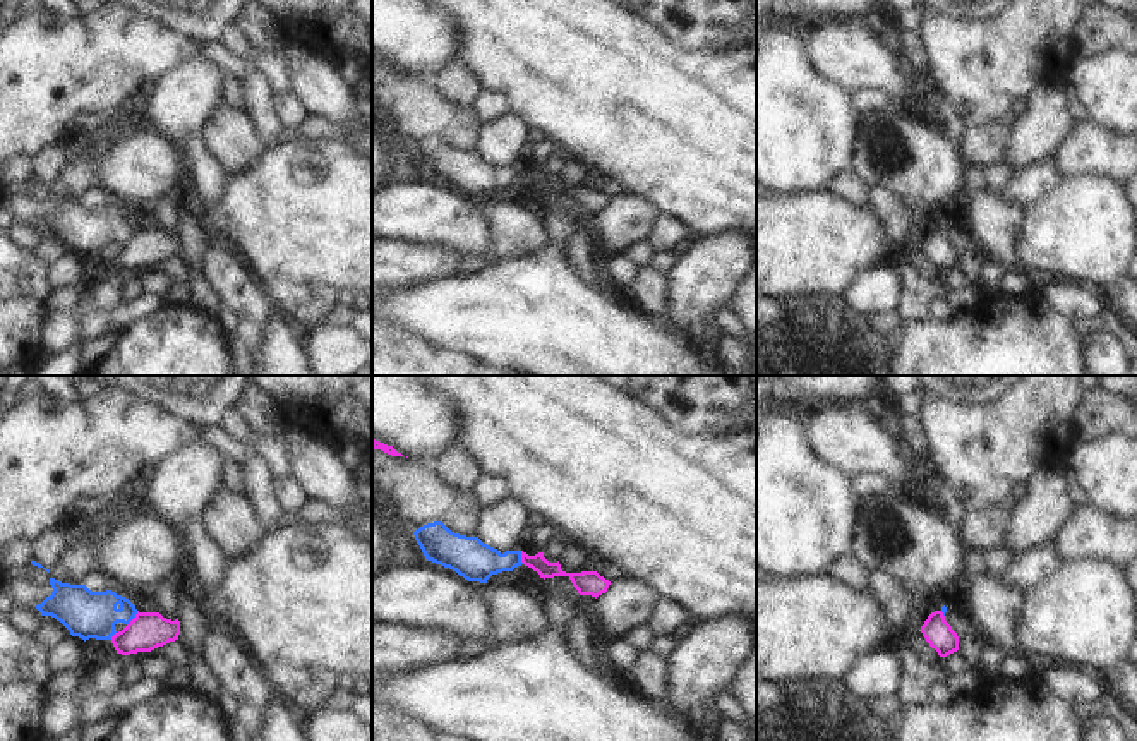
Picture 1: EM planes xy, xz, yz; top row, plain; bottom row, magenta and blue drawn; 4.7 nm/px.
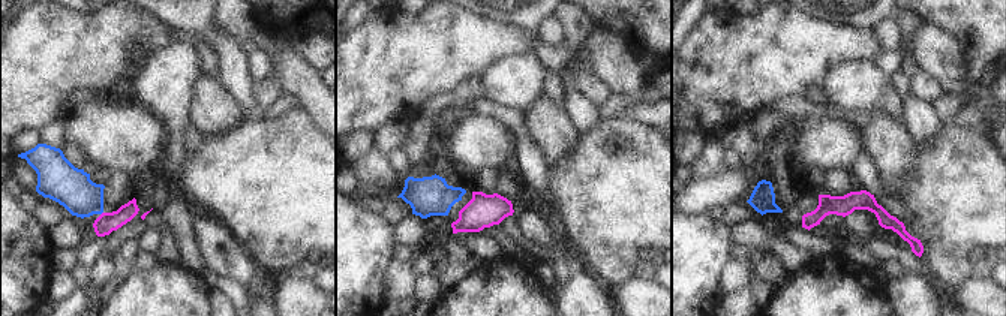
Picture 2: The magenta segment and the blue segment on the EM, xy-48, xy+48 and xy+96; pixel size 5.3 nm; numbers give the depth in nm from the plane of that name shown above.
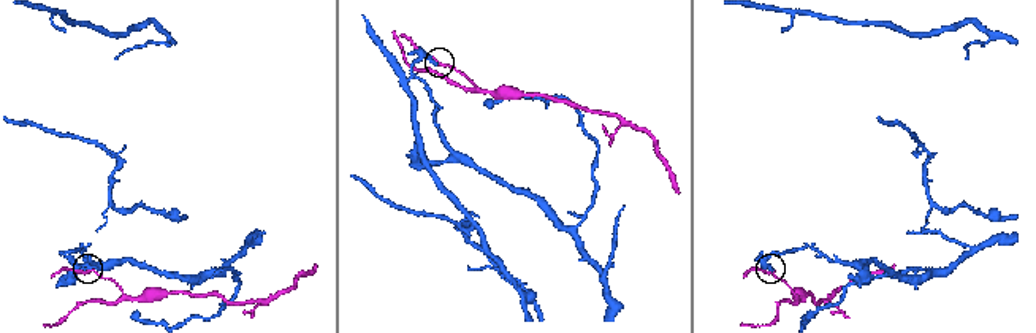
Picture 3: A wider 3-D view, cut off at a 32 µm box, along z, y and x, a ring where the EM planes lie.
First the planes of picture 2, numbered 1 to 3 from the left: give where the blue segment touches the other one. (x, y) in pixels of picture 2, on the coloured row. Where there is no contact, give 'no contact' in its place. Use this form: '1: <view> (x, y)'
1: no contact
2: no contact
3: no contact

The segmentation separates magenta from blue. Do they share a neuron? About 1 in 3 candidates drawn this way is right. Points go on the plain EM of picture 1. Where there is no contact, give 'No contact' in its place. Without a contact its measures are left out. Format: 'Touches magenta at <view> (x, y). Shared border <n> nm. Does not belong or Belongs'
Touches magenta at xy (134, 234). Shared border 90 nm. Does not belong.

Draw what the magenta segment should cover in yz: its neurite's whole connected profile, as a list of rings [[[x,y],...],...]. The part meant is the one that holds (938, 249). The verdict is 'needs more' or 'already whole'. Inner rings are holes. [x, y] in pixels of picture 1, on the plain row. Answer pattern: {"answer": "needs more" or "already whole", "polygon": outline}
{"answer": "already whole", "polygon": [[[935,226],[928,232],[921,242],[921,249],[931,264],[938,268],[940,273],[947,273],[959,266],[959,252],[952,242],[945,237],[941,226]]]}

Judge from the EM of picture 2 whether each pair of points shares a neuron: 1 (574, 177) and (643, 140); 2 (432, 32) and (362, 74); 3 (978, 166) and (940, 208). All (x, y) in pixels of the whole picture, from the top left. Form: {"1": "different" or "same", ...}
{"1": "same", "2": "same", "3": "same"}

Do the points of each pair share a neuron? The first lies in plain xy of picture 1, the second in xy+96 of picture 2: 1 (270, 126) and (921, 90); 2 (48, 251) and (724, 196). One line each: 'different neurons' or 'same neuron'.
1: different neurons
2: different neurons

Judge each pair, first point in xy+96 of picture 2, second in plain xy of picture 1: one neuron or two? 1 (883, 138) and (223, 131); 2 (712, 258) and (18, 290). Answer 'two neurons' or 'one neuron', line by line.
1: one neuron
2: one neuron

